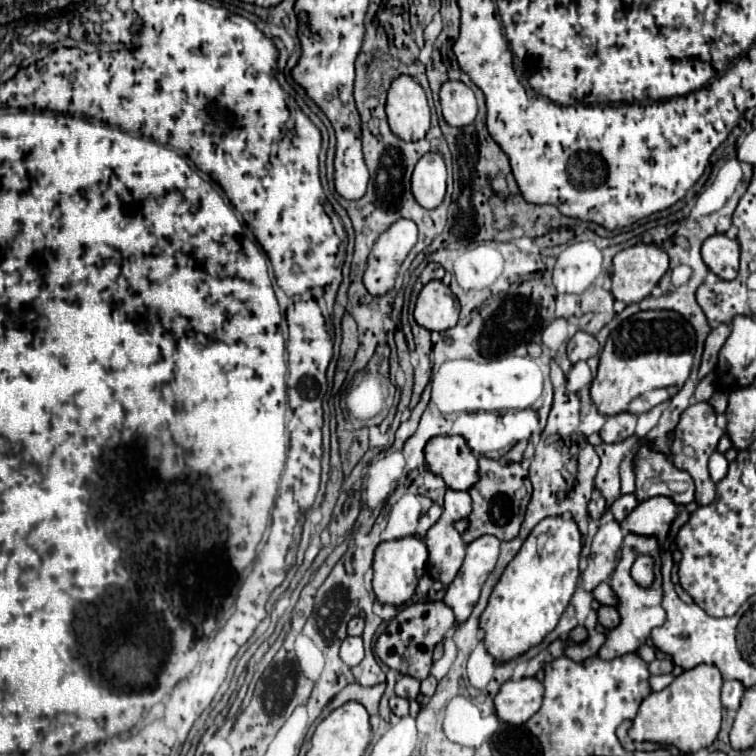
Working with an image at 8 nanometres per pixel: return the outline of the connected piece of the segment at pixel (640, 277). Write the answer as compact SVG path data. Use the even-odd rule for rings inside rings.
M633 245L613 257L613 297L623 303L639 303L669 269L669 257L657 245Z

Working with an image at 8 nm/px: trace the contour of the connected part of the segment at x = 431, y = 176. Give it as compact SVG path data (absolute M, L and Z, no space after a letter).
M439 153L423 155L417 161L411 177L411 191L415 201L425 209L439 207L445 197L445 183L447 169L443 157Z

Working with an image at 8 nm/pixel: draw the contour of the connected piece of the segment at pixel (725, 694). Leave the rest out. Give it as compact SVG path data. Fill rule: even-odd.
M725 681L725 683L723 683L723 689L721 689L723 707L737 711L743 693L745 693L745 687L743 687L739 681Z

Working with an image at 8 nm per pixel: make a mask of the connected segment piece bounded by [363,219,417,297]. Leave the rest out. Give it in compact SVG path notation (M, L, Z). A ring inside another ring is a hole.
M407 219L395 221L373 245L367 269L363 275L363 285L373 297L381 297L393 289L399 267L403 265L407 253L417 243L417 225Z

